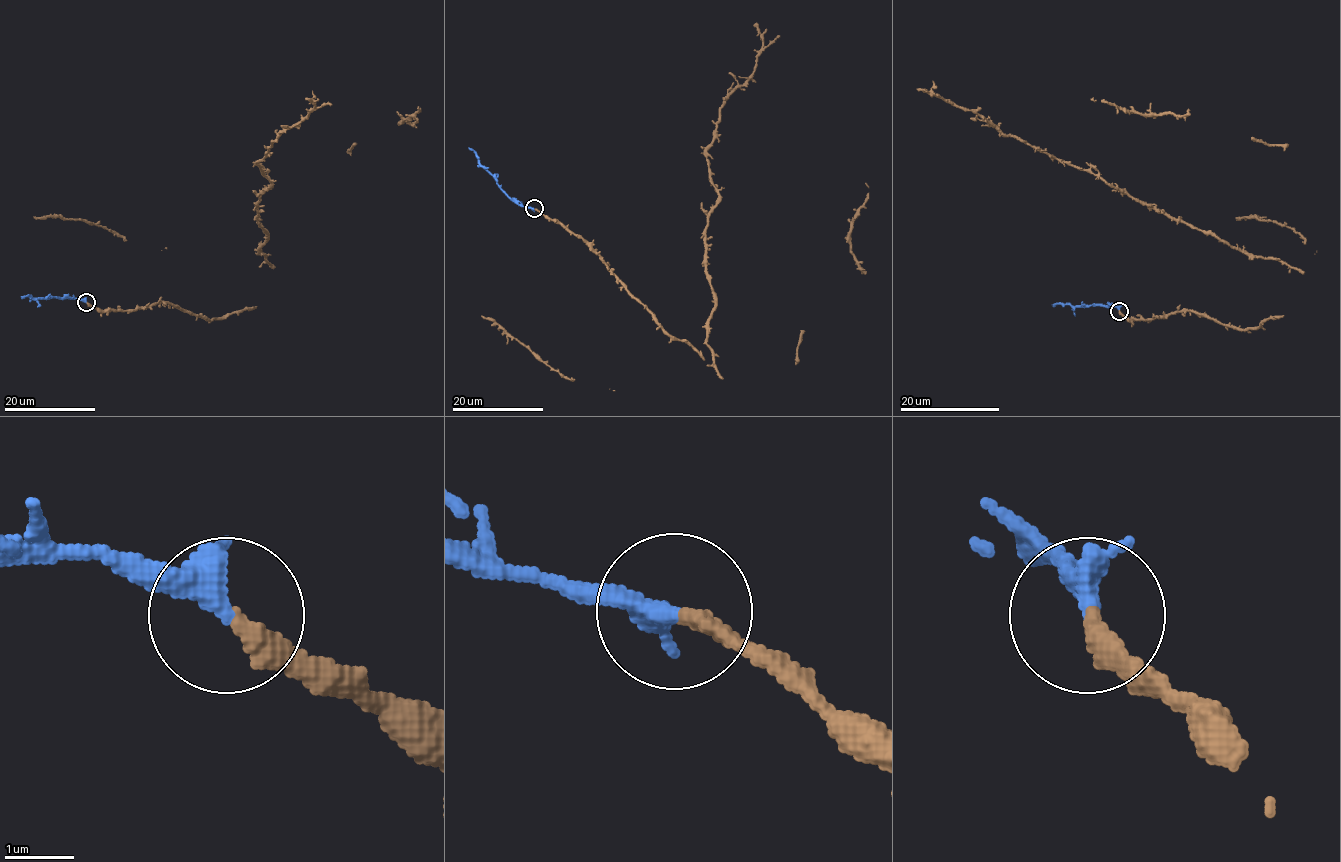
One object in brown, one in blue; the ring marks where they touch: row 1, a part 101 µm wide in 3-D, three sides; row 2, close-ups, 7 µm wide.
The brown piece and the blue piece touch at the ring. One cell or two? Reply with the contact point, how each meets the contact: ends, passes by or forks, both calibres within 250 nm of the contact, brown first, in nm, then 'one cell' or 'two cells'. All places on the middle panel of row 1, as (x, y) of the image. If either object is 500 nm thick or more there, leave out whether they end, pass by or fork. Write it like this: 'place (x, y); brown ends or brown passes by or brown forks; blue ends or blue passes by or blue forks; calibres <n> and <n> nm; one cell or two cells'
place (534, 208); brown ends; blue passes by; calibres 300 and 280 nm; one cell

